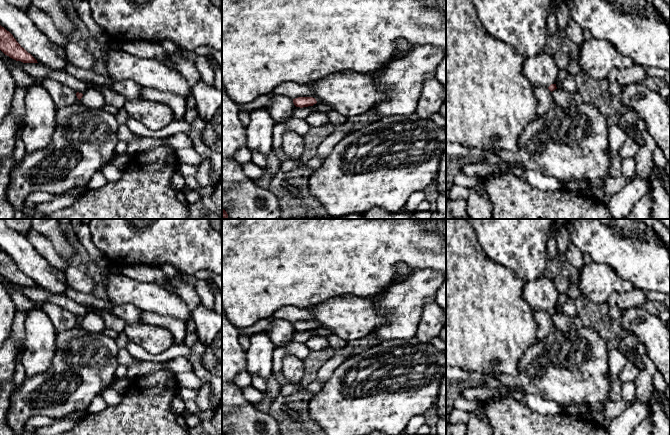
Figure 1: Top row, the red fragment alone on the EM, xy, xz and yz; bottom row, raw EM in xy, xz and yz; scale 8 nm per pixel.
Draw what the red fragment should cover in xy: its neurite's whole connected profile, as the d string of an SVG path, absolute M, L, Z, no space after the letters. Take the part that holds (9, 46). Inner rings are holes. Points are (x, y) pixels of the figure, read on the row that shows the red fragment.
M0 25L0 50L10 58L23 63L38 63L13 37L13 35Z

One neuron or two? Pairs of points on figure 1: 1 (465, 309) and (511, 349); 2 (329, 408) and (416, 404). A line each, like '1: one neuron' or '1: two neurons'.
1: one neuron
2: one neuron

